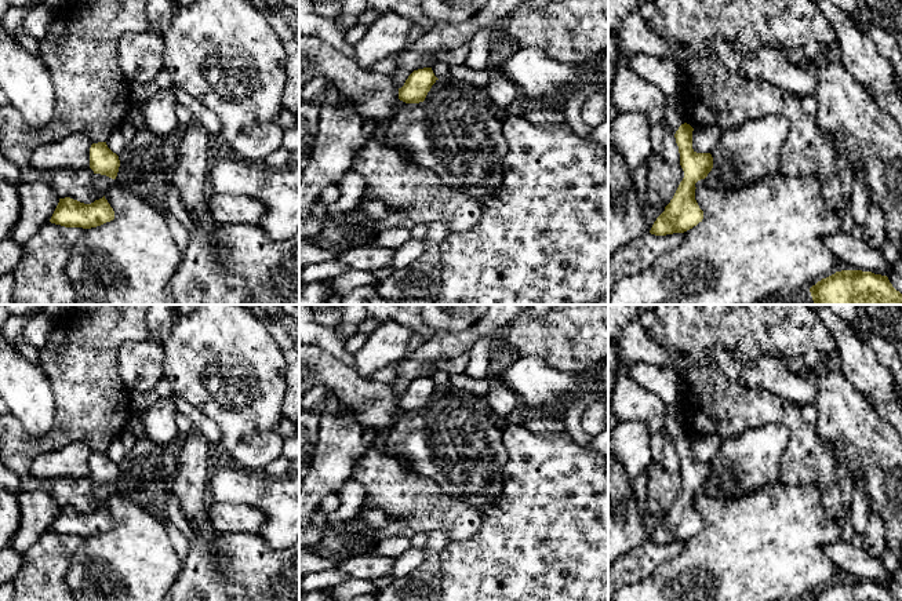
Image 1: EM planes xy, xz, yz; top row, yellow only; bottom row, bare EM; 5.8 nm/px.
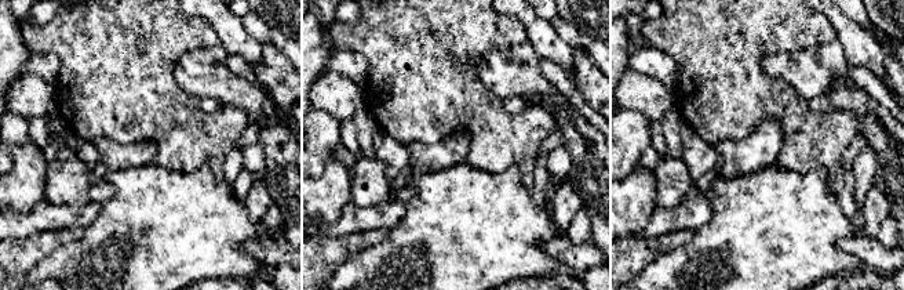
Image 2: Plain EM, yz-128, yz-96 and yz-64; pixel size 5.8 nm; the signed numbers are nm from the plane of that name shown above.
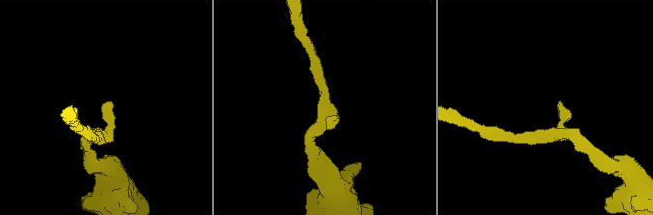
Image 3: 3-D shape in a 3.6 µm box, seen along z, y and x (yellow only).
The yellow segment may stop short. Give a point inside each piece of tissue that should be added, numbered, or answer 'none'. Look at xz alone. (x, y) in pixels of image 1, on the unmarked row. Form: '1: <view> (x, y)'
none

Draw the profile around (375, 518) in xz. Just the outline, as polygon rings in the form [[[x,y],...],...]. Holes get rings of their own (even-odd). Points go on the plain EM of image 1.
[[[363,506],[357,518],[367,522],[371,529],[382,529],[383,527],[393,524],[394,518],[388,516],[383,510]]]

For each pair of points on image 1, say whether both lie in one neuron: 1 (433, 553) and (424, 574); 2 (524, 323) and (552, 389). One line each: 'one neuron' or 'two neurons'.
1: one neuron
2: two neurons

